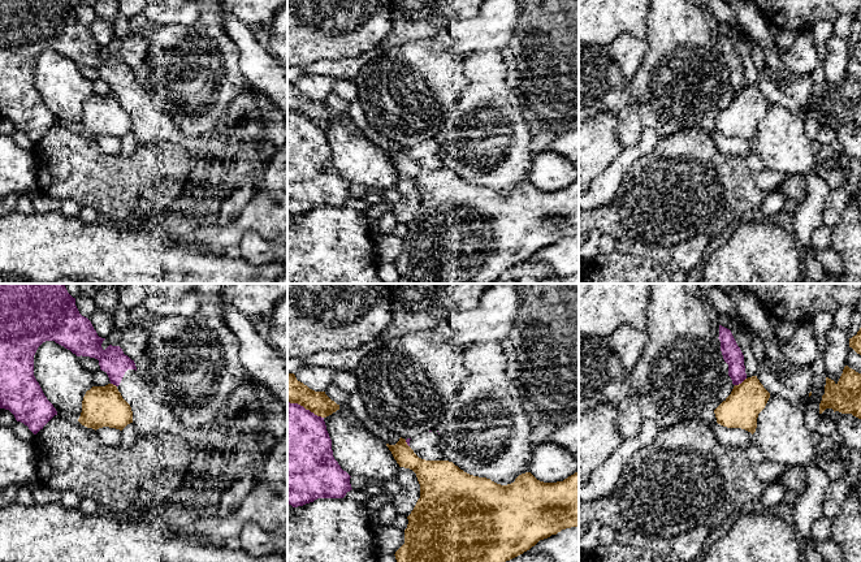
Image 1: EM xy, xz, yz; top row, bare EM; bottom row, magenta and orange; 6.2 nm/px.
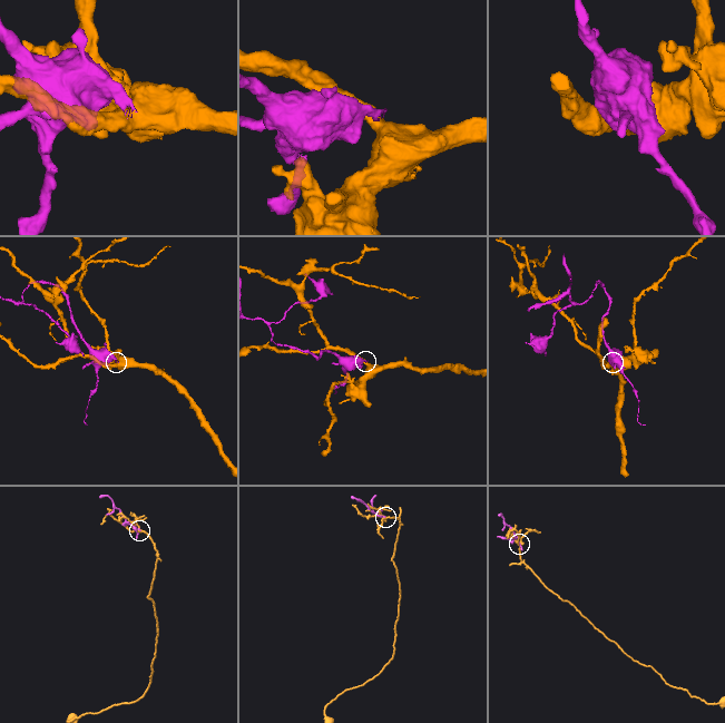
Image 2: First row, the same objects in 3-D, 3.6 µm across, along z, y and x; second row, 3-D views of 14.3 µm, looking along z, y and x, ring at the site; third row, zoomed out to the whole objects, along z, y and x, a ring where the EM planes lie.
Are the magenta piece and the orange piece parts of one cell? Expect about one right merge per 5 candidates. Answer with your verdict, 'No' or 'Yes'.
No

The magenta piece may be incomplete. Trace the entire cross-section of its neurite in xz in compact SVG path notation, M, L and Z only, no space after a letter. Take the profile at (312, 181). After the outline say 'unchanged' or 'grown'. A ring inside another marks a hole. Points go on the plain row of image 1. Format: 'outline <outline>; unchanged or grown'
outline M287 111L287 212L298 216L317 207L343 207L352 198L350 186L333 165L324 126Z; unchanged

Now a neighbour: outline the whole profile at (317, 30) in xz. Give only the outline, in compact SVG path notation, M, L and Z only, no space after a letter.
M287 0L287 66L359 57L377 48L391 26L391 0Z

